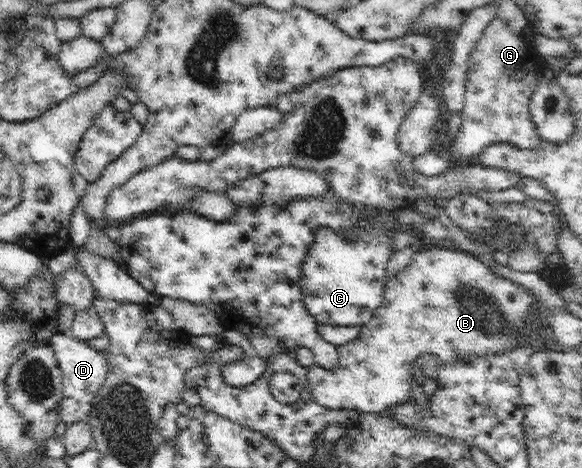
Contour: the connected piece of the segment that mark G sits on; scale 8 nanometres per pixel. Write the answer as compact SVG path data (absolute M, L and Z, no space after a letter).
M497 17L486 25L472 50L467 59L465 100L460 113L462 123L451 146L456 159L480 154L484 148L494 144L538 149L543 139L532 120L529 103L546 61L536 51L532 36L516 34L508 22Z

